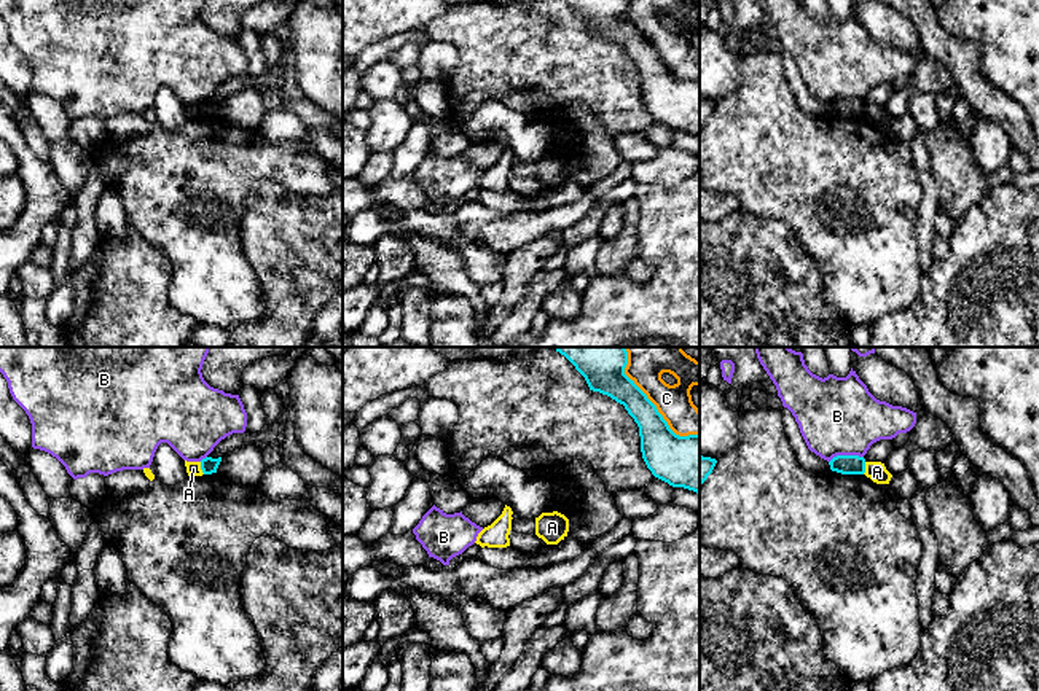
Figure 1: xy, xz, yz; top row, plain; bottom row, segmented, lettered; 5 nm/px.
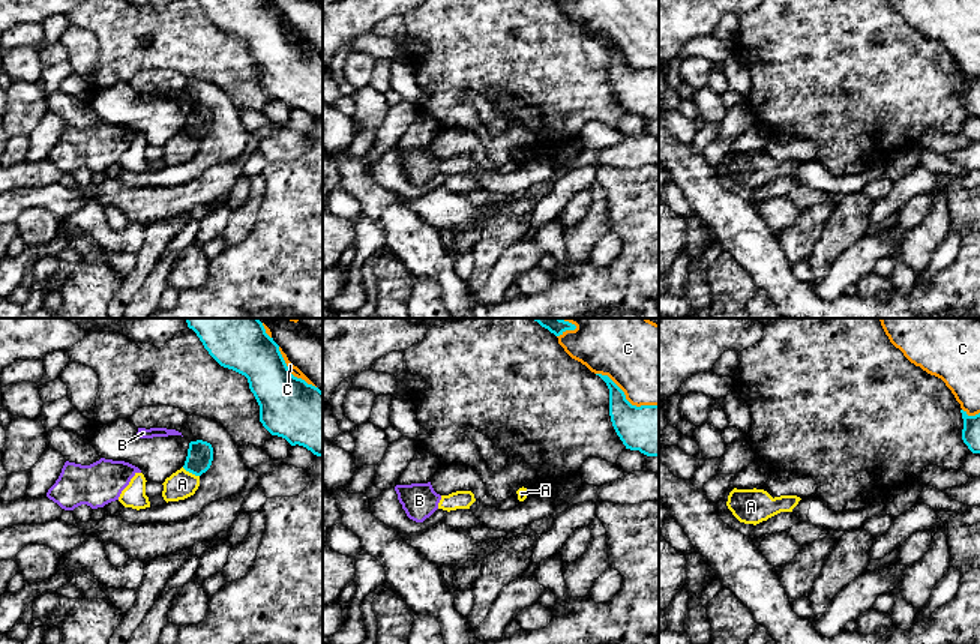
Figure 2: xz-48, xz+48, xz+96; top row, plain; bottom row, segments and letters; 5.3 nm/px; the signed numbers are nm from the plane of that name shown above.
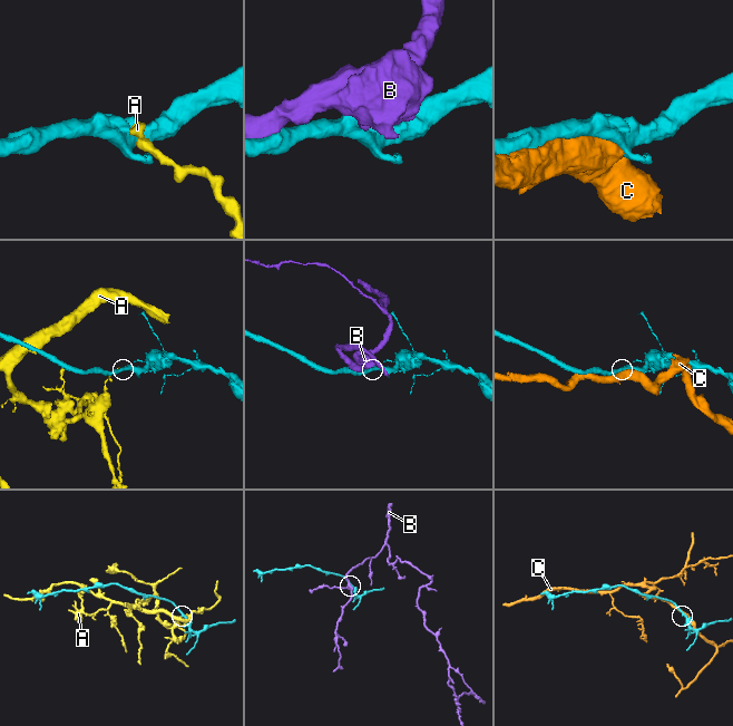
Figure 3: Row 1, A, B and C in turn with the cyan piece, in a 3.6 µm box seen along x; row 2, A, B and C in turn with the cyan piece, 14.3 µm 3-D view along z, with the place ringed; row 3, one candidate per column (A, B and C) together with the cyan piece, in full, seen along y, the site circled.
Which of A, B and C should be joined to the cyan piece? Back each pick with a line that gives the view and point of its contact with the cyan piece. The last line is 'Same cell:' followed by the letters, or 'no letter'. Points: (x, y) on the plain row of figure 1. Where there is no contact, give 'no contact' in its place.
Same cell: no letter

